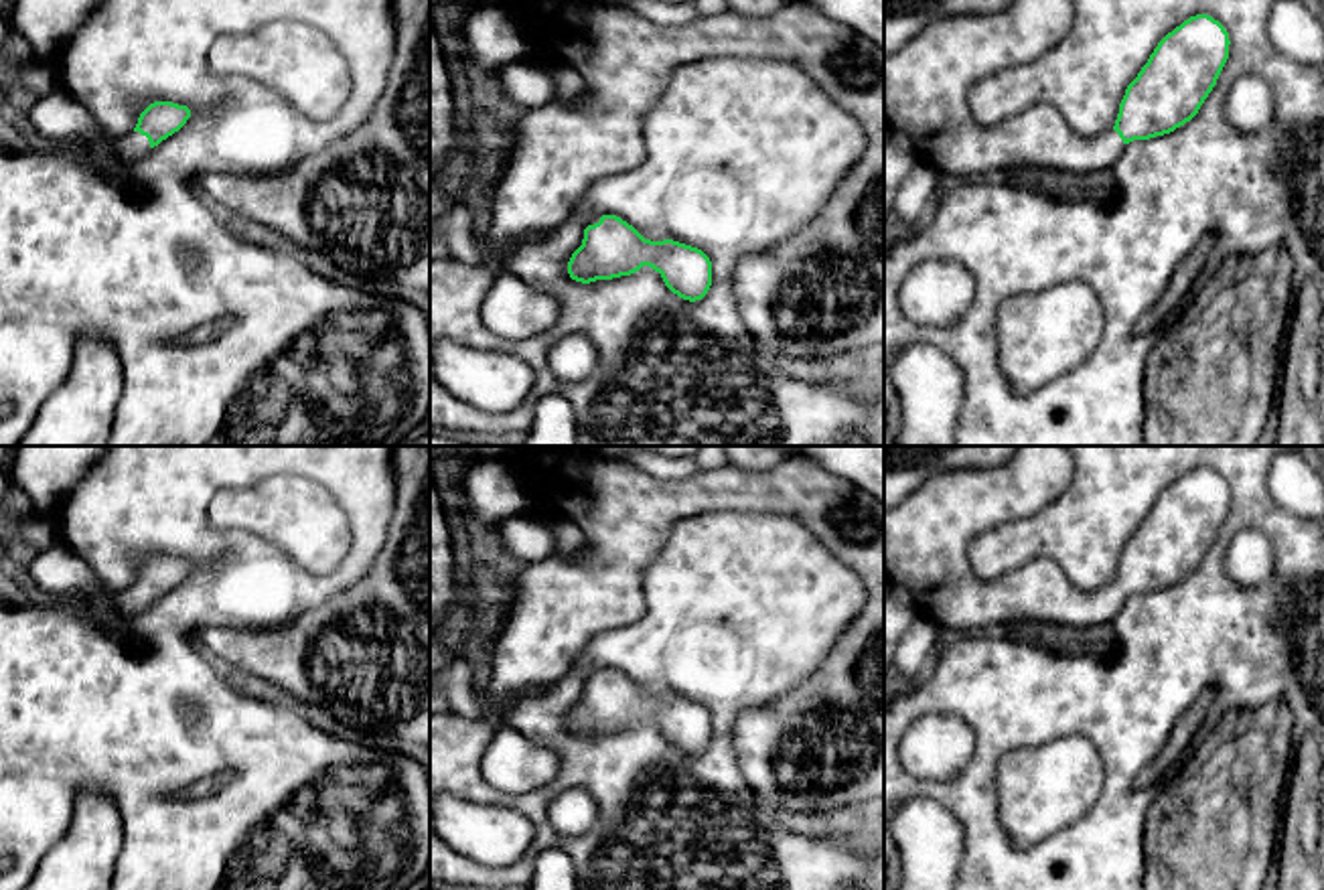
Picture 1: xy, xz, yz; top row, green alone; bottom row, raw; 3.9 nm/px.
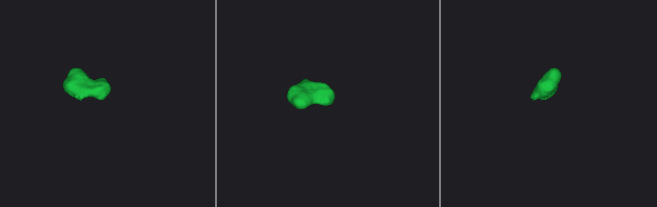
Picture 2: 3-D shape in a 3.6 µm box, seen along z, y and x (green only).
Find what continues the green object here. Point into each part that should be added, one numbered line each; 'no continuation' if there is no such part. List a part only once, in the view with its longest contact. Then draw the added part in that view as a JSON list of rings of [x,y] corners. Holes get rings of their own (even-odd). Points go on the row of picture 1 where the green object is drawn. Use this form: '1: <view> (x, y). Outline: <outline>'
1: xy (57, 118). Outline: [[[59,85],[39,97],[22,124],[39,144],[99,148],[124,162],[136,162],[152,150],[140,132],[118,140],[109,138],[91,114]]]

